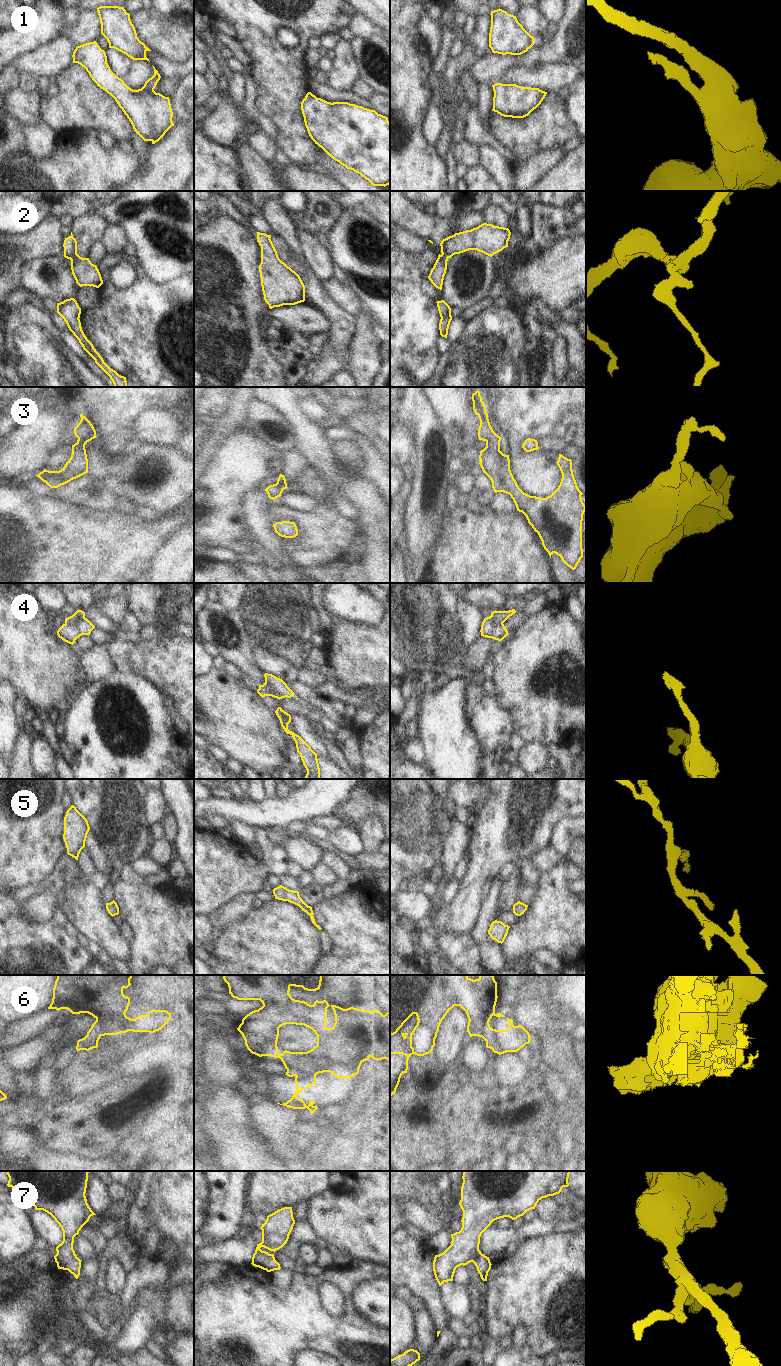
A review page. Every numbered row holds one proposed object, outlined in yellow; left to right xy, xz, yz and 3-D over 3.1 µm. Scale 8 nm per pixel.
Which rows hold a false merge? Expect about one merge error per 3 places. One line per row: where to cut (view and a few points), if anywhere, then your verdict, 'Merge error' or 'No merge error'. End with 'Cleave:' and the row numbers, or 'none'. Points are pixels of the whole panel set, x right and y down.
1: No split. No merge error
2: Split along xy (70, 236), (74, 242), (74, 256), (71, 259). Merge error
3: No split. No merge error
4: Split along xy (84, 617), (78, 624), (65, 623). Merge error
5: No split. No merge error
6: Split along xz (315, 1074), (296, 1077). Merge error
7: No split. No merge error
Cleave: 2, 4, 6.

